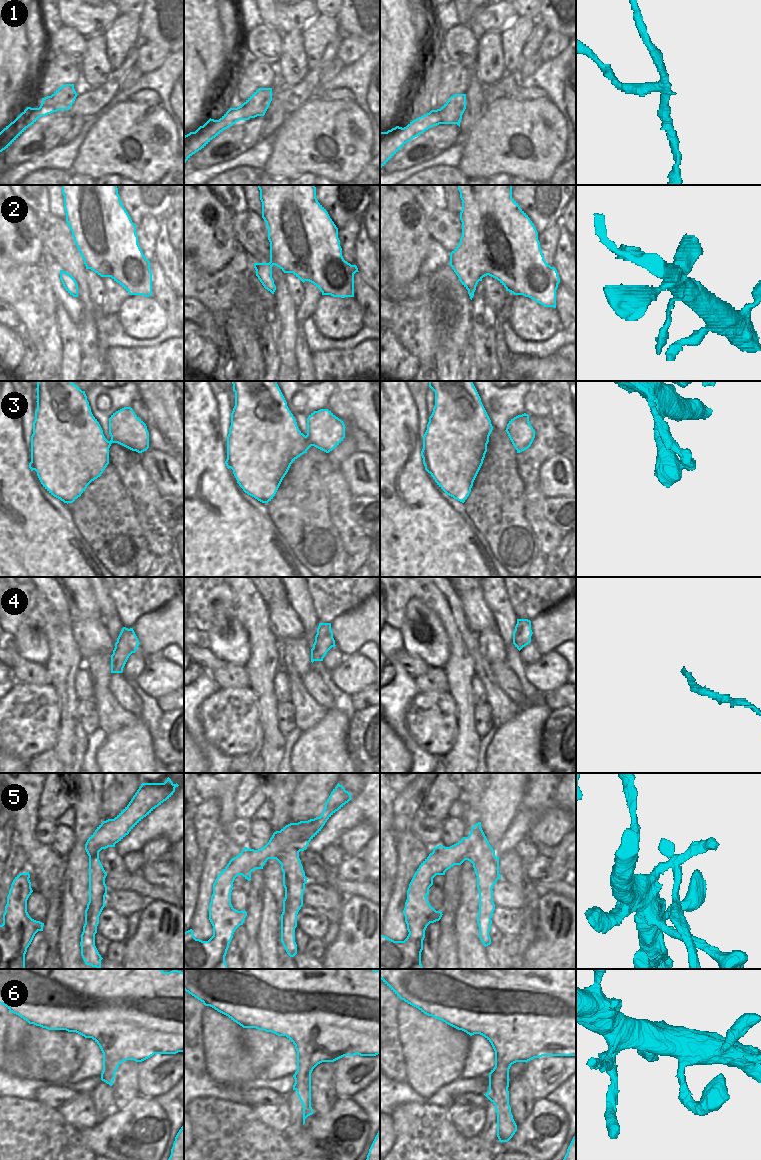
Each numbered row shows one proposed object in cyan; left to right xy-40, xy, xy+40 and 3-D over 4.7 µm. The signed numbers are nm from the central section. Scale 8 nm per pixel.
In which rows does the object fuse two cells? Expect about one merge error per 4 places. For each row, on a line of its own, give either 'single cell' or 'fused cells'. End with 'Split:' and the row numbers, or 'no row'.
1: fused cells
2: single cell
3: single cell
4: single cell
5: fused cells
6: single cell
Split: 1, 5

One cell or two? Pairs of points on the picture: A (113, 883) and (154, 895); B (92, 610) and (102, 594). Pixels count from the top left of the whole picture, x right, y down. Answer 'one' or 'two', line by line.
A: one
B: two

